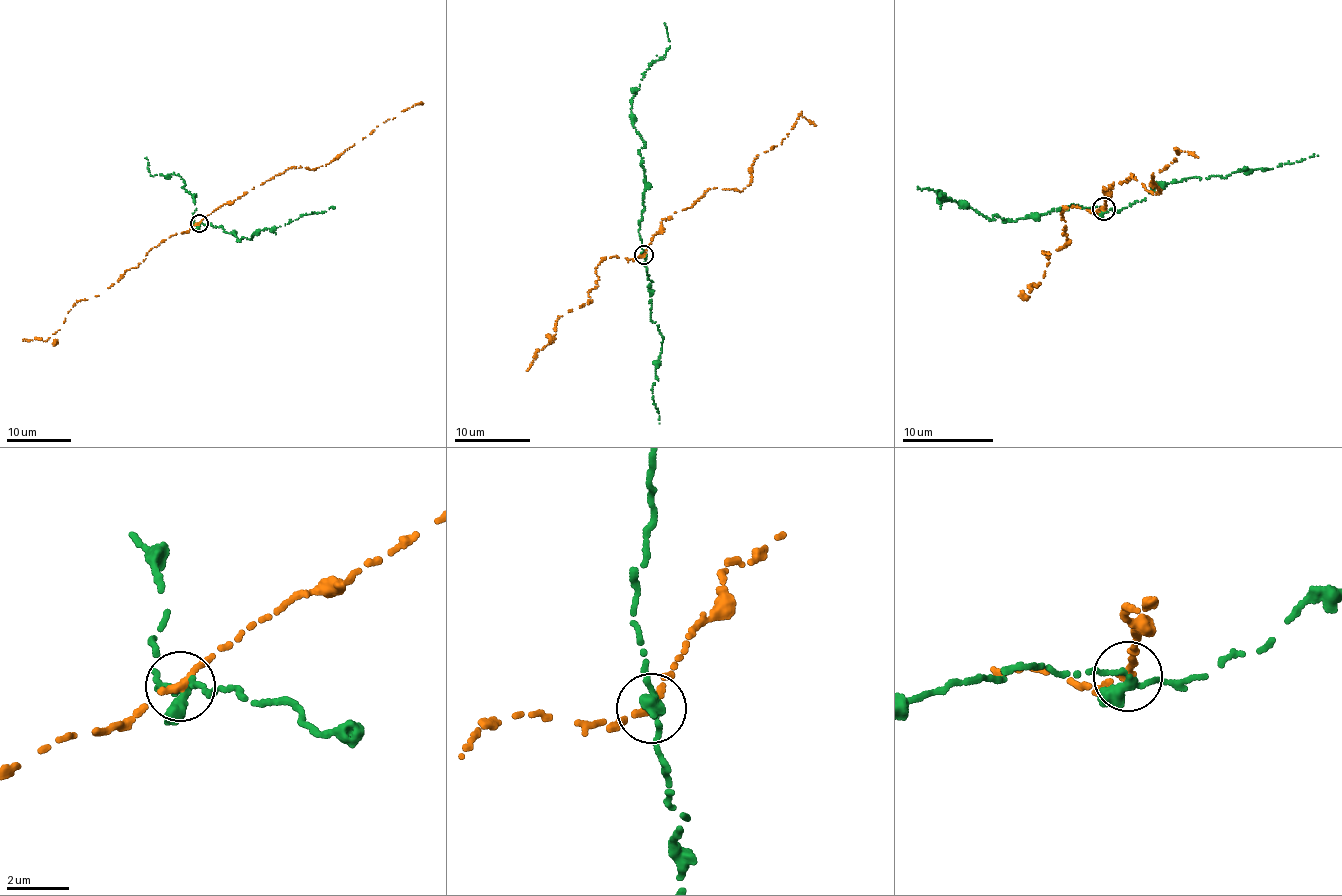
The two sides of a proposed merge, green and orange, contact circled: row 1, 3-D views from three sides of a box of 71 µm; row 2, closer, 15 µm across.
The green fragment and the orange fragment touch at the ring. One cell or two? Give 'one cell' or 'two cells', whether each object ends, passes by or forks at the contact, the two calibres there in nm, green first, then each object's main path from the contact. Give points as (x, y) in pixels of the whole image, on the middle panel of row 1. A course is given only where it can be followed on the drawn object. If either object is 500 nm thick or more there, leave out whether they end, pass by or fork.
two cells; green passes by; orange ends there; 320 nm thick on the green side, 320 nm on the other; green runs (644, 254), (638, 231), (644, 144), (633, 128), (633, 100), (652, 61), (670, 46), (664, 23); orange runs (643, 254), (662, 219), (716, 188), (748, 185), (756, 155), (781, 144), (800, 115), (816, 125)

